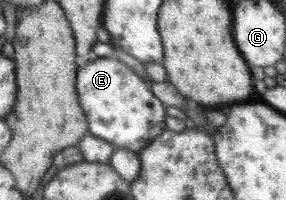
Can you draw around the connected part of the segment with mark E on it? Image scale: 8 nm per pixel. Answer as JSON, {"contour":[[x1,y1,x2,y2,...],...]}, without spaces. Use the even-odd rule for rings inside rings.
{"contour":[[92,57,79,64,76,70,76,94,78,104,84,113,88,132,117,148,138,154,147,144,165,128,165,105,161,104,145,82,131,68,118,59]]}

